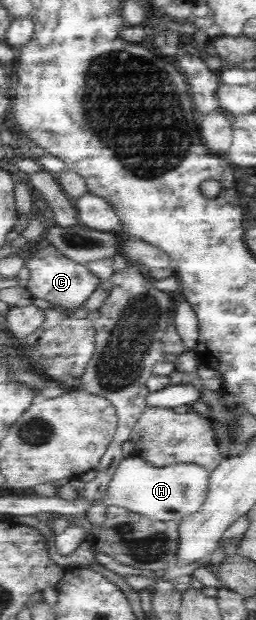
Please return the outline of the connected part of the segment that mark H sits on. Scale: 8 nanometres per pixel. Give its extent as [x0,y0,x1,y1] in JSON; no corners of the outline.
[105,455,210,525]

